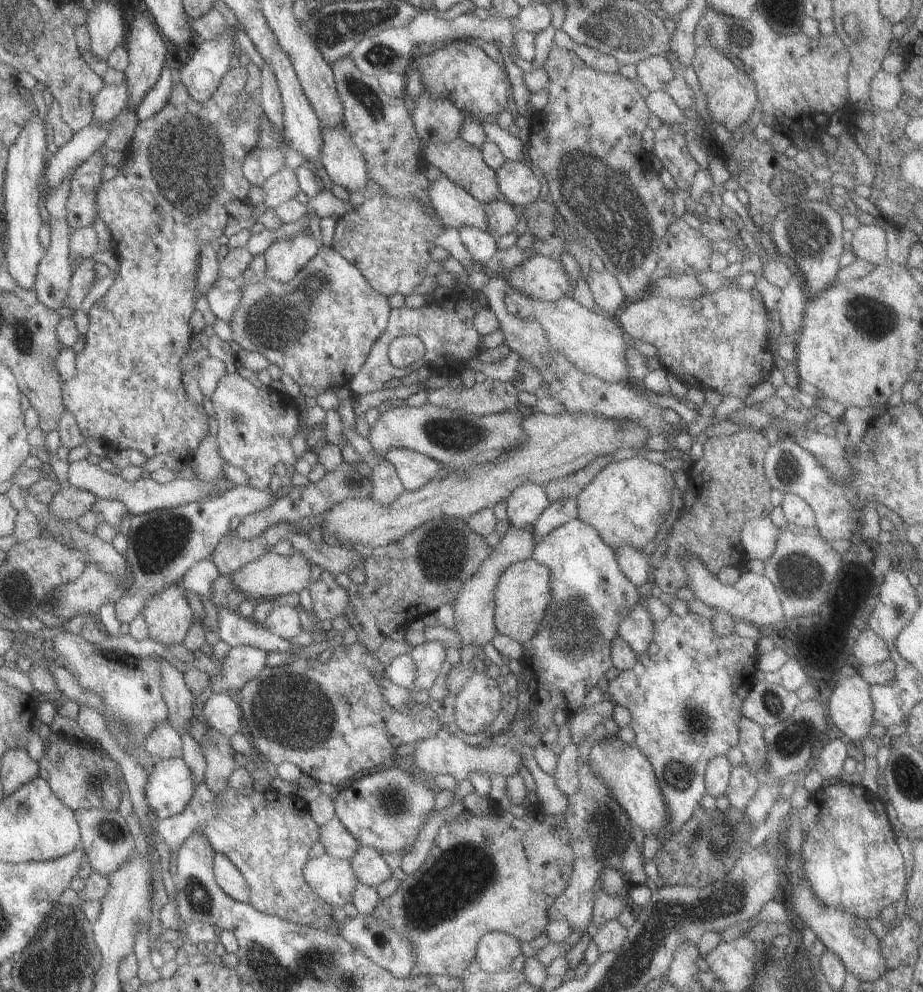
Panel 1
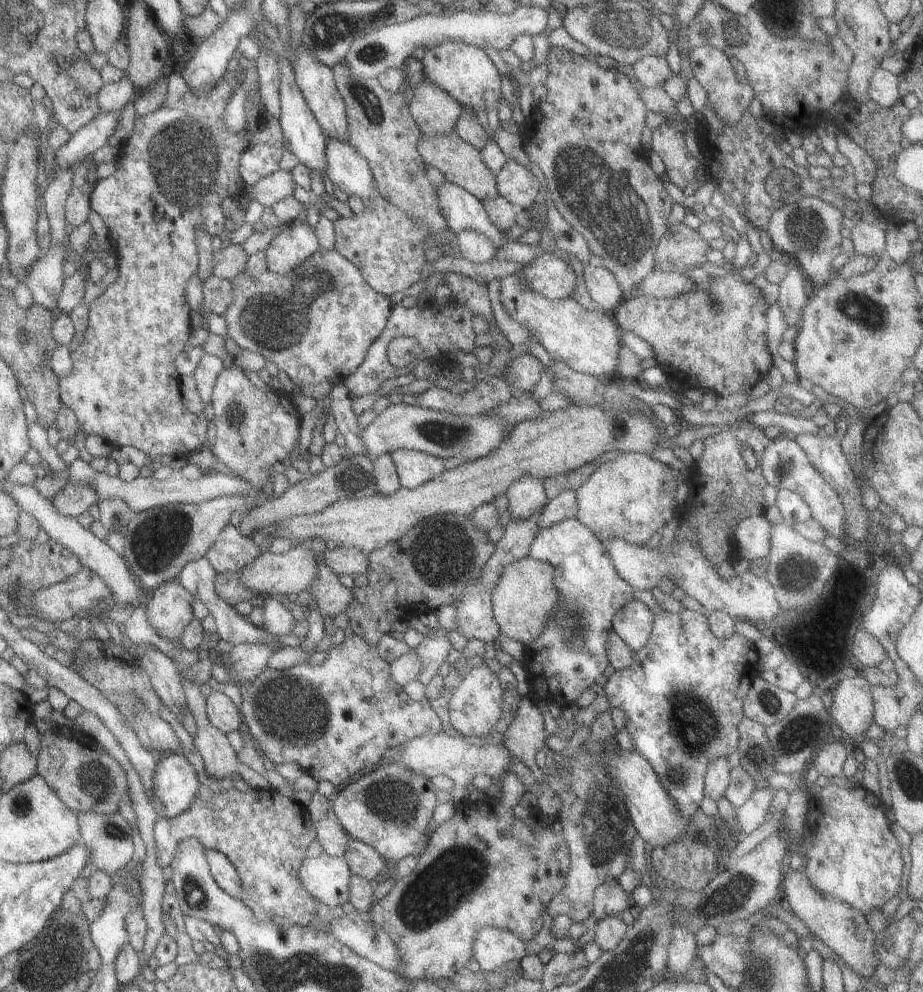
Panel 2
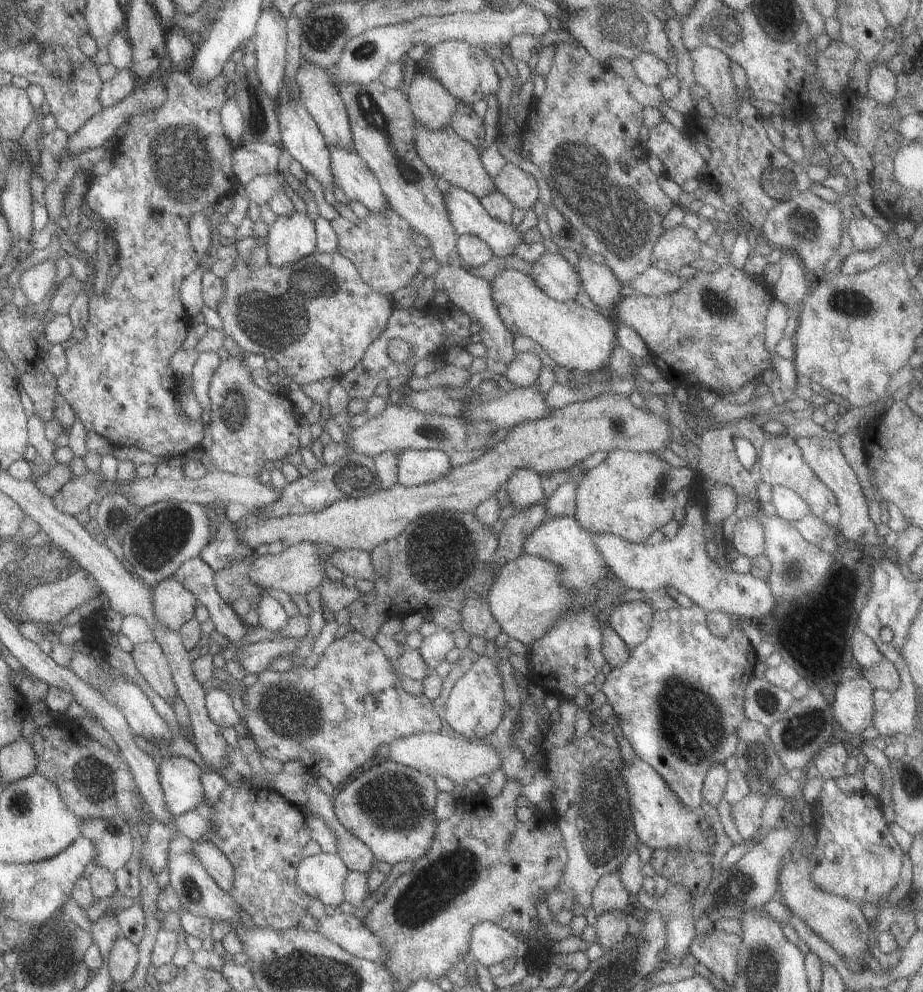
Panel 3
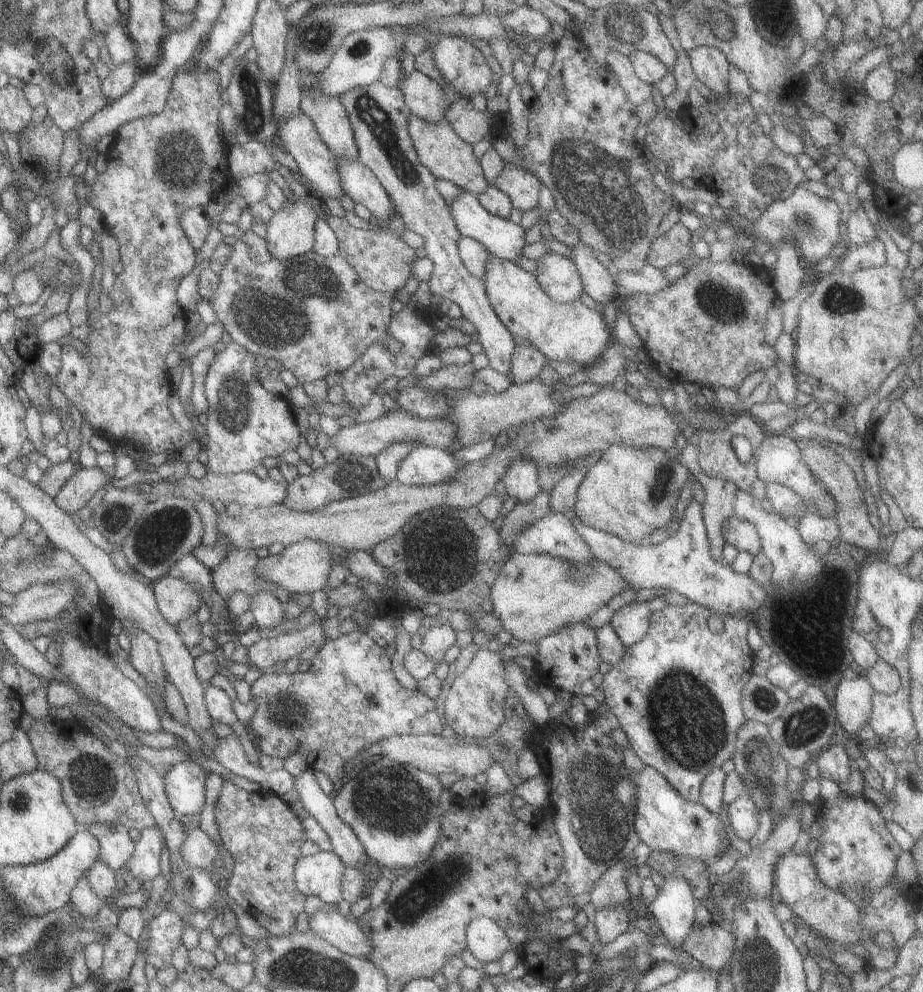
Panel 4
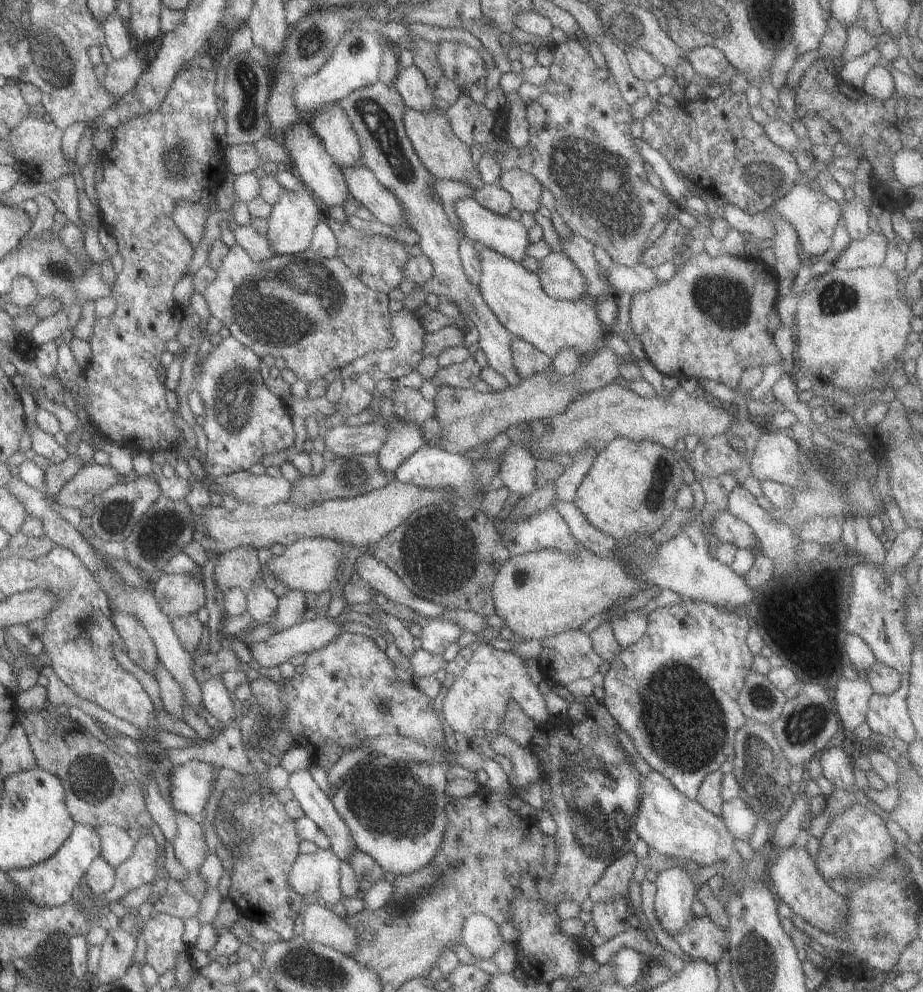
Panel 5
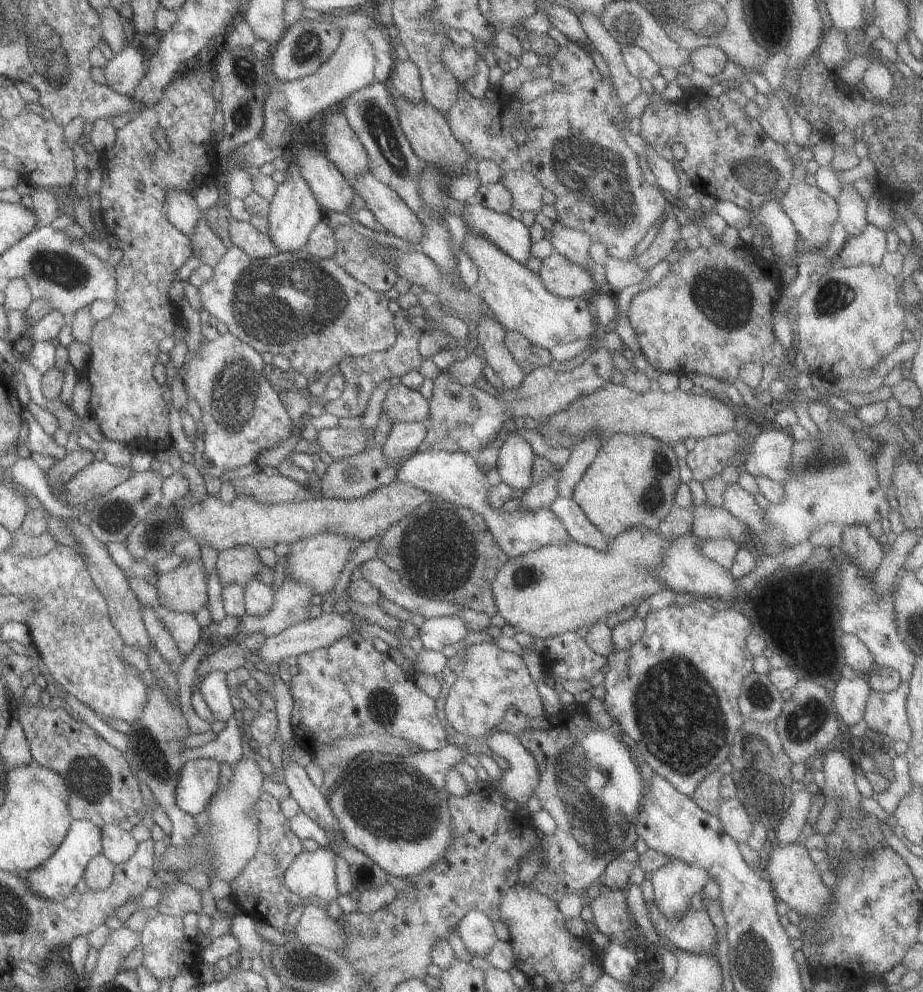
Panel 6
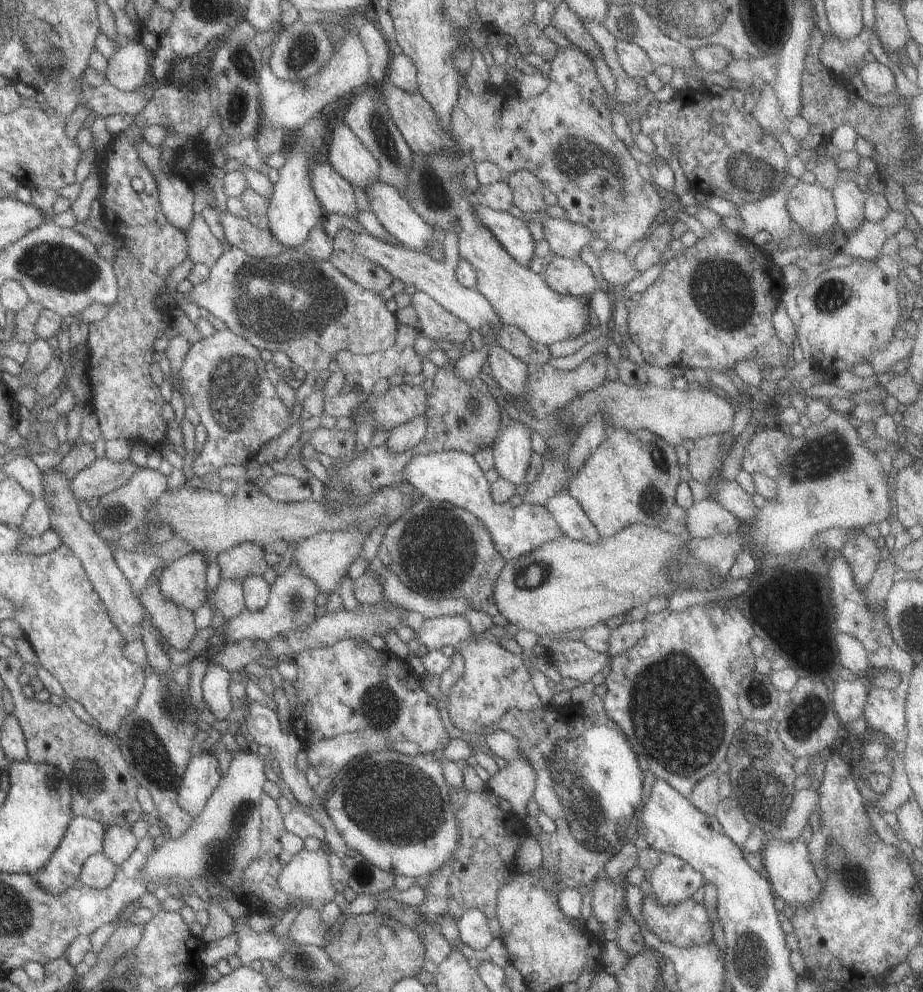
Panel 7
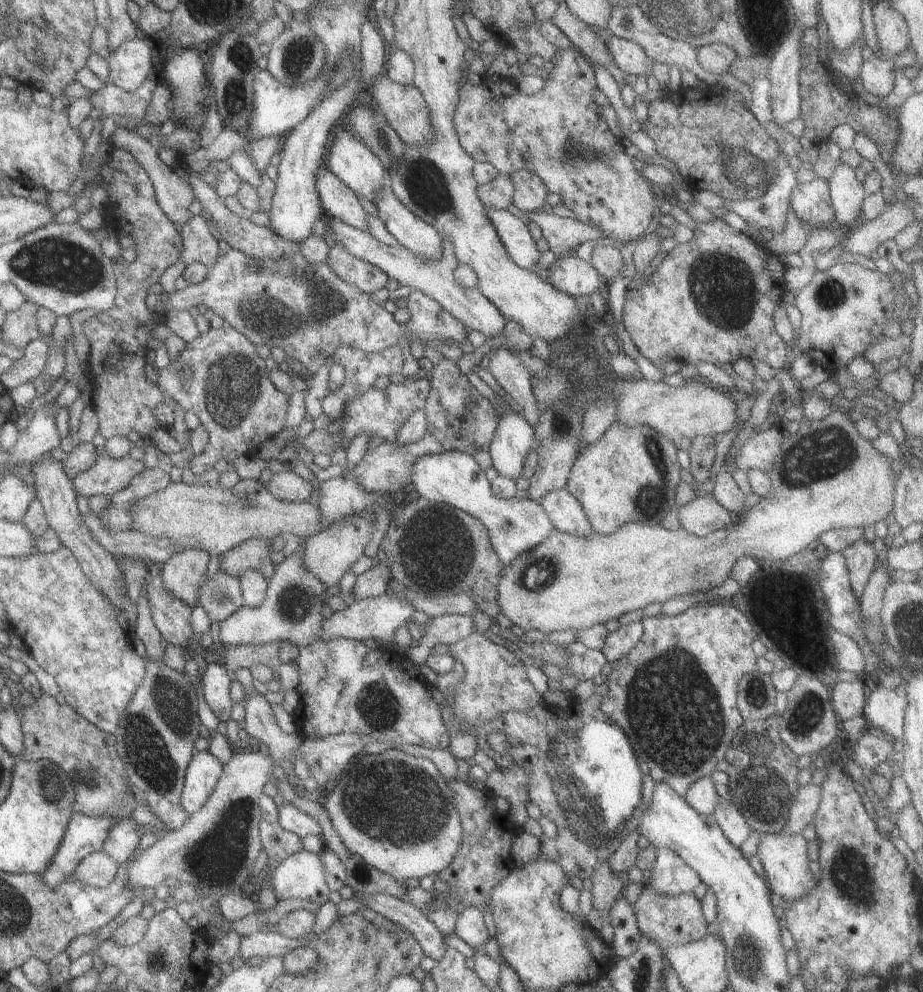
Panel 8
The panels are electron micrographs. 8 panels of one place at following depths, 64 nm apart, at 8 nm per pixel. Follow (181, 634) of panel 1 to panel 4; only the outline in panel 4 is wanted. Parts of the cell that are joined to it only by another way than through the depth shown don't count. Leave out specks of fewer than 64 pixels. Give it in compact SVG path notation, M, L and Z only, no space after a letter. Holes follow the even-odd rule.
M164 574L150 587L162 618L174 627L178 622L195 615L204 603L202 594L196 592L188 582L169 574Z

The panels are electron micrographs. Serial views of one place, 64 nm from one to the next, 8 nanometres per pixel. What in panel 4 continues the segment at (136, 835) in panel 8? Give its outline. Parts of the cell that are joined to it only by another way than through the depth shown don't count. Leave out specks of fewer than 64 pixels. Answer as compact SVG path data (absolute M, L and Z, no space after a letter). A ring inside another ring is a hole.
M116 822L90 824L86 830L98 840L100 854L97 860L108 868L119 871L134 853L135 842L129 836L129 830Z

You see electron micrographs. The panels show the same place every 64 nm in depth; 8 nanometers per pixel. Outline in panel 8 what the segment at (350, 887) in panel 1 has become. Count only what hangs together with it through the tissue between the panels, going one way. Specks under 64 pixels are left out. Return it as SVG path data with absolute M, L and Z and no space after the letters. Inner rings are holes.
M298 851L271 872L271 888L278 900L306 899L322 906L332 892L319 853Z

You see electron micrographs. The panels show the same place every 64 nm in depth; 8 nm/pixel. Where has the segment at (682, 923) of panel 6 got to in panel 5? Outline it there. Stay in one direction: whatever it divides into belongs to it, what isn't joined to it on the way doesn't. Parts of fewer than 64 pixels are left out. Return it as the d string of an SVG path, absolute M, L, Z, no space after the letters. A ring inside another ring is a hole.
M694 916L684 930L671 936L685 954L716 966L729 947L727 931L714 924L710 917Z

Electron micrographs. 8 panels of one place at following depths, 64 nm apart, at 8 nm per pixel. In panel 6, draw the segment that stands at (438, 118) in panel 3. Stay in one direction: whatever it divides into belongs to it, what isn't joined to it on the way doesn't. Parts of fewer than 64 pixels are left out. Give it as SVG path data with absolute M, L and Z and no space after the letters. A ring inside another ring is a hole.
M396 58L393 64L393 71L384 84L394 94L398 94L407 101L416 102L425 98L419 68L410 60L401 61Z

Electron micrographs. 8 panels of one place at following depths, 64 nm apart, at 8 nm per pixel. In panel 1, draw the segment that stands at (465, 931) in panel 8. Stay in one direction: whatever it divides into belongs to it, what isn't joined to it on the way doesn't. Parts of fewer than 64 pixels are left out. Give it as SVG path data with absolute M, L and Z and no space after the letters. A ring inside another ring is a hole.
M490 931L479 940L474 959L480 964L482 971L494 974L510 969L510 964L520 953L517 938L508 933Z

